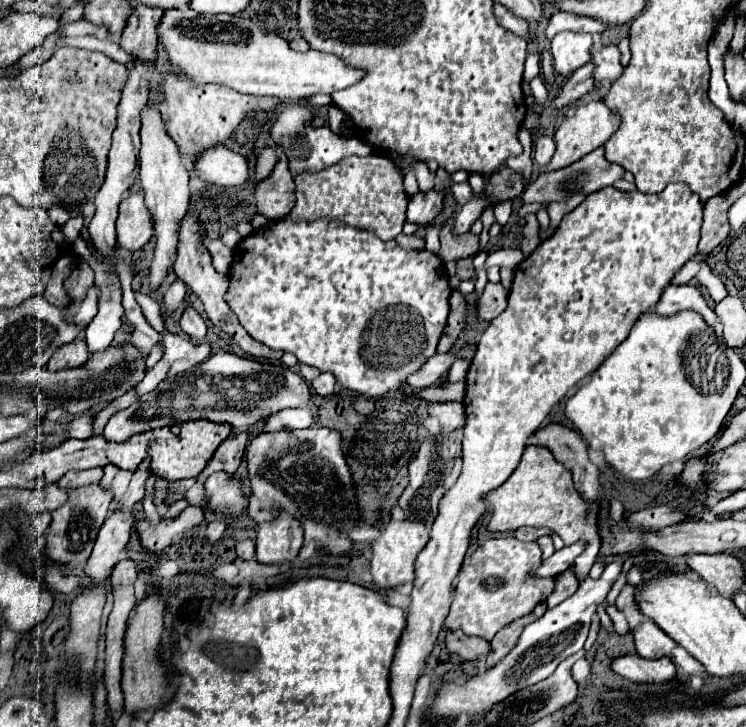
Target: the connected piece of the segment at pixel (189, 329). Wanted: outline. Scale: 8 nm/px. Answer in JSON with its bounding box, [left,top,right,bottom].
[180,308,206,344]

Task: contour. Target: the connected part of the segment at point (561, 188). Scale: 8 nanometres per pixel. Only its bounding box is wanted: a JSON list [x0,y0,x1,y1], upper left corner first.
[524,148,624,202]

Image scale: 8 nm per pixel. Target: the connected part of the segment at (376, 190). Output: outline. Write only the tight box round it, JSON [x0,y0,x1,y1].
[292,154,408,240]

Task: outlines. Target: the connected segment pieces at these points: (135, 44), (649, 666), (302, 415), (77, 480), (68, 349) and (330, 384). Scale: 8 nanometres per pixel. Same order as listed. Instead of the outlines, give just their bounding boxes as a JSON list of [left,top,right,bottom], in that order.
[[120,2,164,58],[610,654,676,684],[264,408,314,432],[58,468,102,488],[48,340,90,372],[312,372,336,396]]

